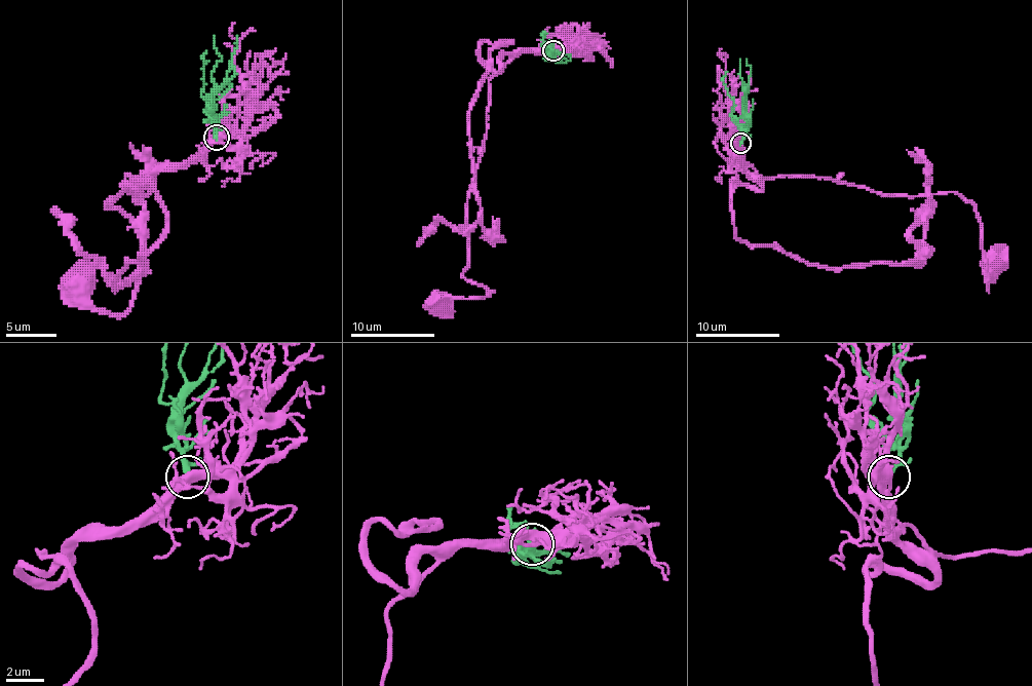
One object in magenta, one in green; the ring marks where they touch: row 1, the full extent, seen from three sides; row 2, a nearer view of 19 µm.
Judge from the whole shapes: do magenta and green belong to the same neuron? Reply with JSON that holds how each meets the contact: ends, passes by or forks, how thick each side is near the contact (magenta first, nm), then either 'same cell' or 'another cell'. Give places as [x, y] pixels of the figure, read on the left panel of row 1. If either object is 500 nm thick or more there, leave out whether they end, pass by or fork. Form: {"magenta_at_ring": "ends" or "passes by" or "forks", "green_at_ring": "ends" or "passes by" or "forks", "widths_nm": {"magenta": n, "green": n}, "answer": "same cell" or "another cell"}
{"widths_nm": {"magenta": 500, "green": 180}, "answer": "same cell"}

